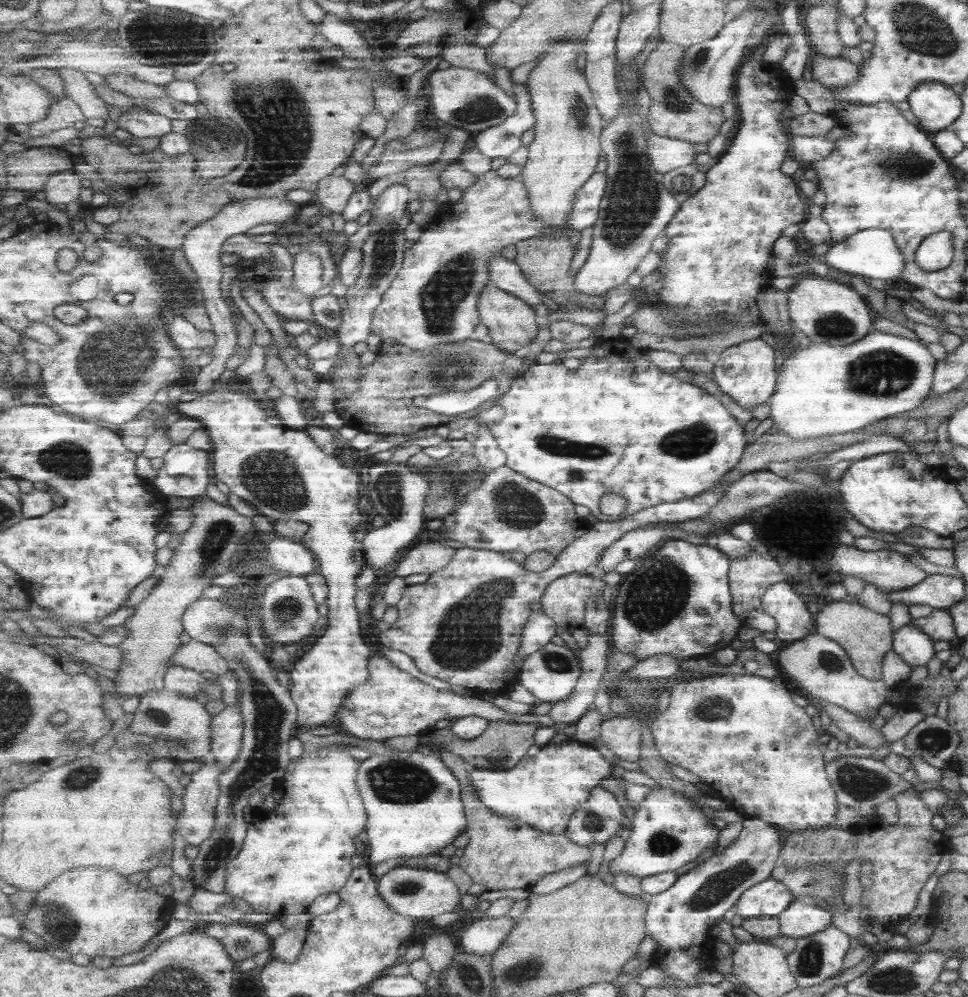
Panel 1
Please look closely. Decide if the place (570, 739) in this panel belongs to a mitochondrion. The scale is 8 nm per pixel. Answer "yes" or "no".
no

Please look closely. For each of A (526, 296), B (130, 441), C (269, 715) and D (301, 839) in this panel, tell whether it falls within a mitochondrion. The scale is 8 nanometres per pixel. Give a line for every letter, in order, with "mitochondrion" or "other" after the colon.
A: other
B: other
C: mitochondrion
D: other

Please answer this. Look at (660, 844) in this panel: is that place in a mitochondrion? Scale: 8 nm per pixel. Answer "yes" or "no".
yes

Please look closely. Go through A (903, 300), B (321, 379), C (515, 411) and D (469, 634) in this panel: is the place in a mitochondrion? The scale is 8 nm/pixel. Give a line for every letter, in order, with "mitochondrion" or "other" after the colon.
A: other
B: other
C: other
D: mitochondrion

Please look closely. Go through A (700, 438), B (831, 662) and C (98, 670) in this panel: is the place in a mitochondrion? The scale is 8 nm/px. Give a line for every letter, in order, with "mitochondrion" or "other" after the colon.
A: mitochondrion
B: mitochondrion
C: other

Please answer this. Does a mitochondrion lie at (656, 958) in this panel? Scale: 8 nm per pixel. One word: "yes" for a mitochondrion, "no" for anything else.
no

